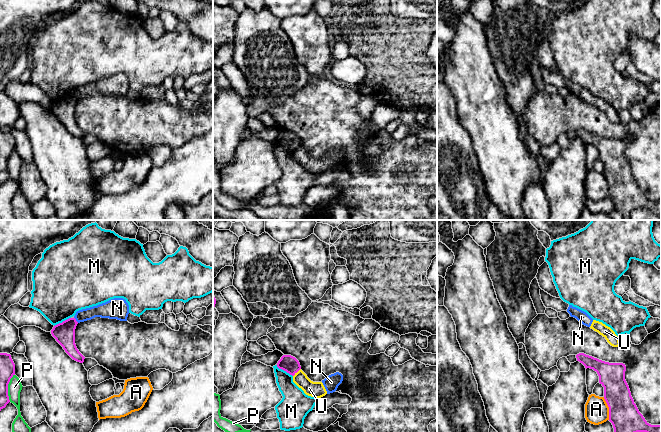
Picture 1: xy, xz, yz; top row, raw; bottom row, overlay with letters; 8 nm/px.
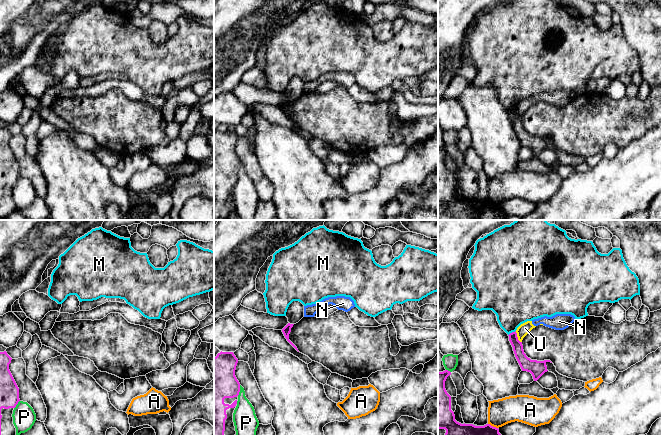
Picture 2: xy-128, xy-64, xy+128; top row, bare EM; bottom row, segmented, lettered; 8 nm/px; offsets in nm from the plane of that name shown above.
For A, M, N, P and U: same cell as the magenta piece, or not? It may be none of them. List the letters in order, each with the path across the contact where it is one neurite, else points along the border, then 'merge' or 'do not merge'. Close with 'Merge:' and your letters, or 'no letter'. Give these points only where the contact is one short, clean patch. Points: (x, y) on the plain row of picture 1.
A: do not merge
M: border xz (276, 141), (292, 152); do not merge
N: border xy (74, 93), (78, 98); do not merge
P: do not merge
U: do not merge
Merge: no letter

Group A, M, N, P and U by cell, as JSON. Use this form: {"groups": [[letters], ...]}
{"groups": [["A"], ["M"], ["N", "U"], ["P"]]}

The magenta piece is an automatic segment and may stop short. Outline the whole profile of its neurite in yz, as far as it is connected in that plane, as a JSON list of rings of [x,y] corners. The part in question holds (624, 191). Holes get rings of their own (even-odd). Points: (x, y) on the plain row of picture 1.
[[[584,129],[577,130],[576,134],[586,145],[597,148],[609,183],[609,197],[624,220],[631,220],[631,212],[637,208],[646,208],[661,218],[661,200],[649,200],[634,179],[625,156],[625,140],[605,138]]]

